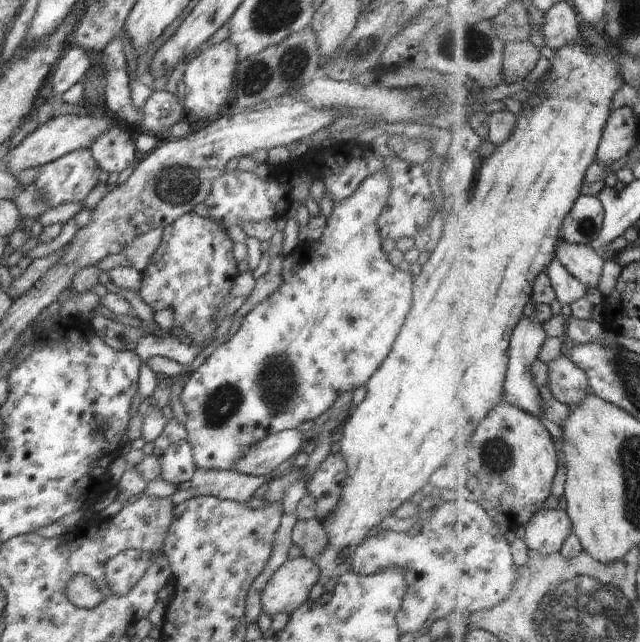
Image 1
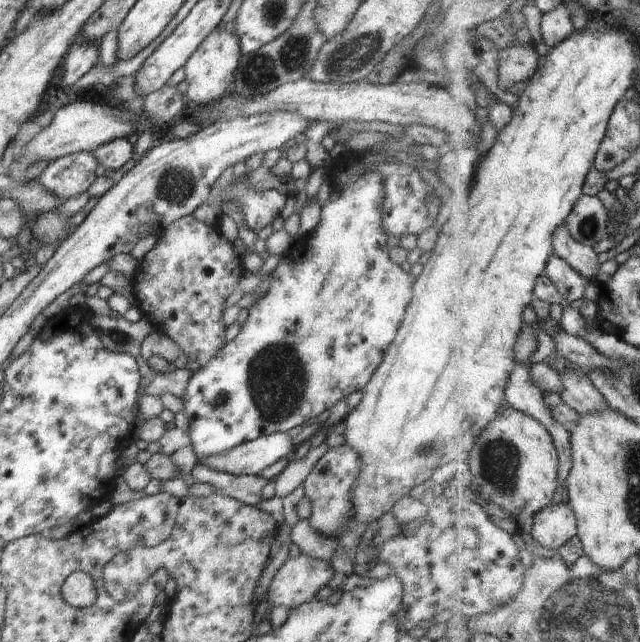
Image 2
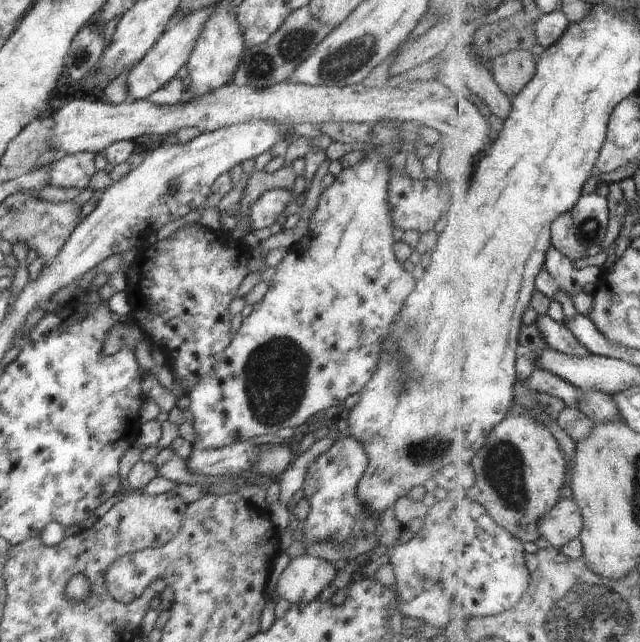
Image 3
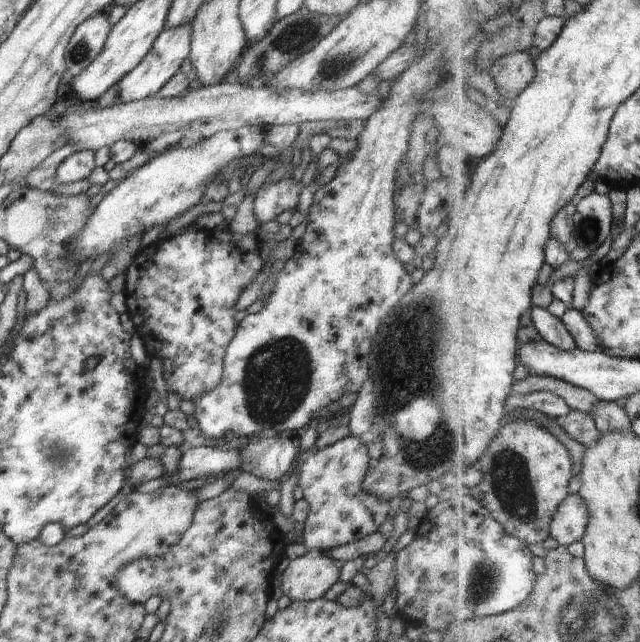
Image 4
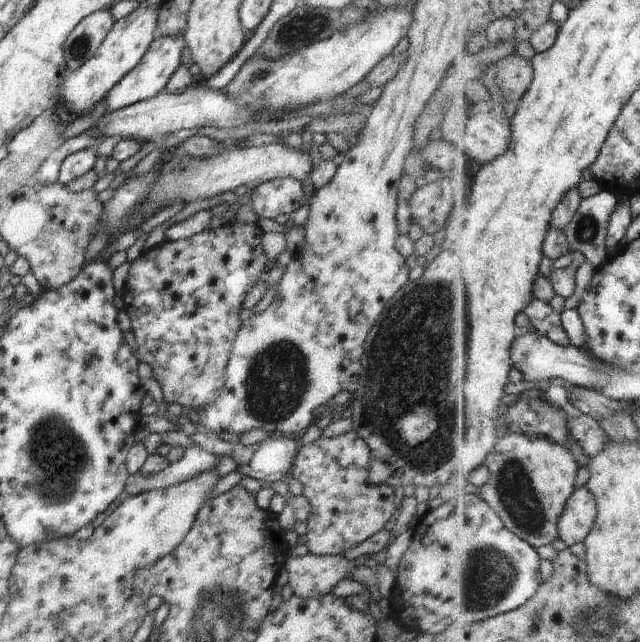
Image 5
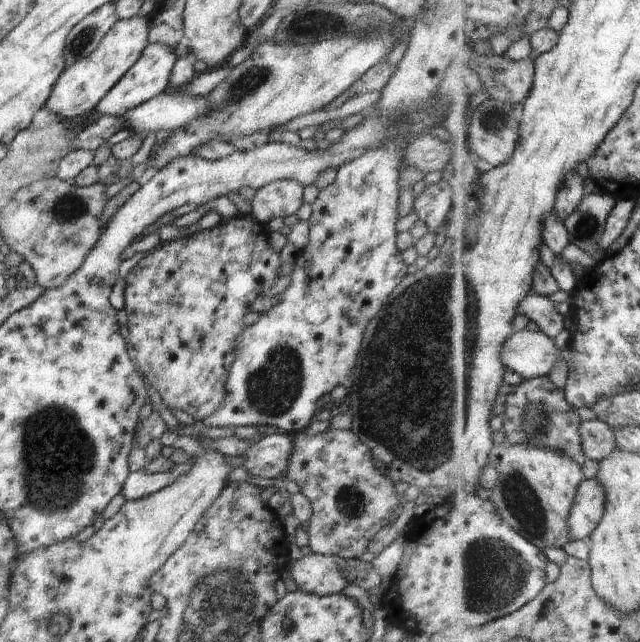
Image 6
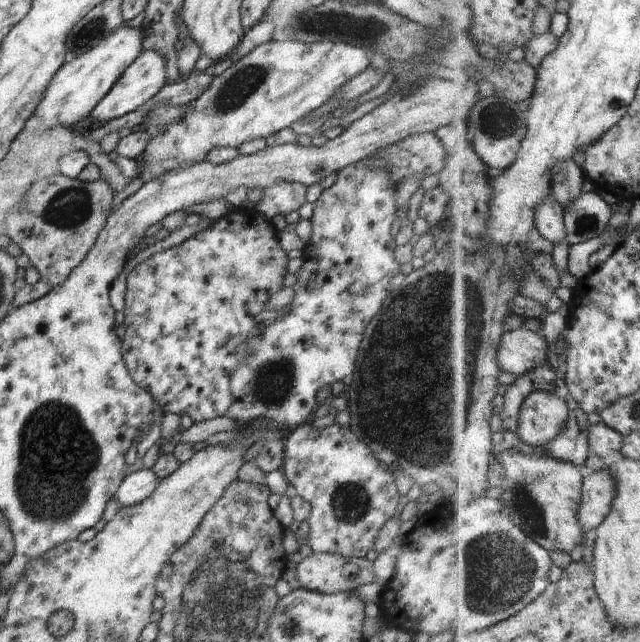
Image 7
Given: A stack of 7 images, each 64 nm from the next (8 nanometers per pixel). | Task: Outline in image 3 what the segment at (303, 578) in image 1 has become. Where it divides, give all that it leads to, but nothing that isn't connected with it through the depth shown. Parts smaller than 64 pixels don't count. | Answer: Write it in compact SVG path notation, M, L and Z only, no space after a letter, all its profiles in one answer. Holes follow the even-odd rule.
M308 554L294 558L294 560L290 560L286 570L278 578L278 584L276 584L275 588L275 599L286 600L291 605L313 602L318 599L324 588L331 586L337 572L335 564Z

